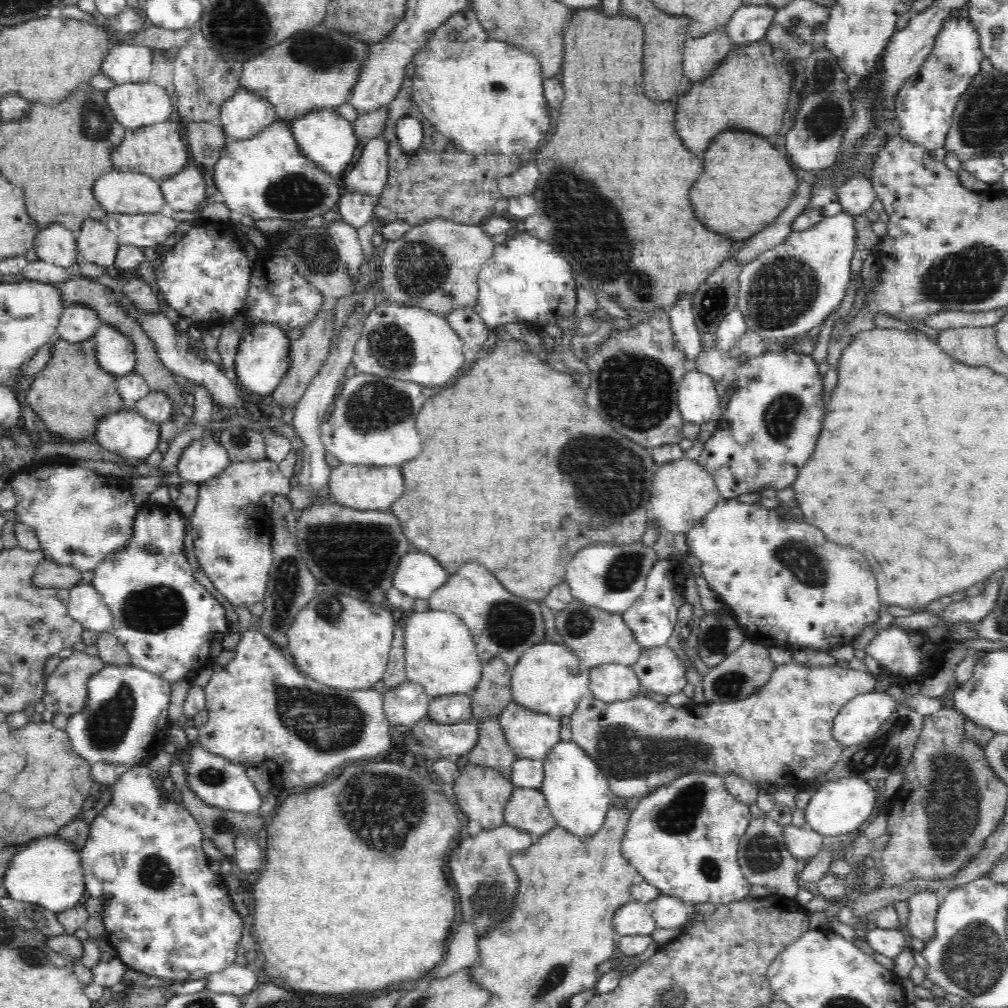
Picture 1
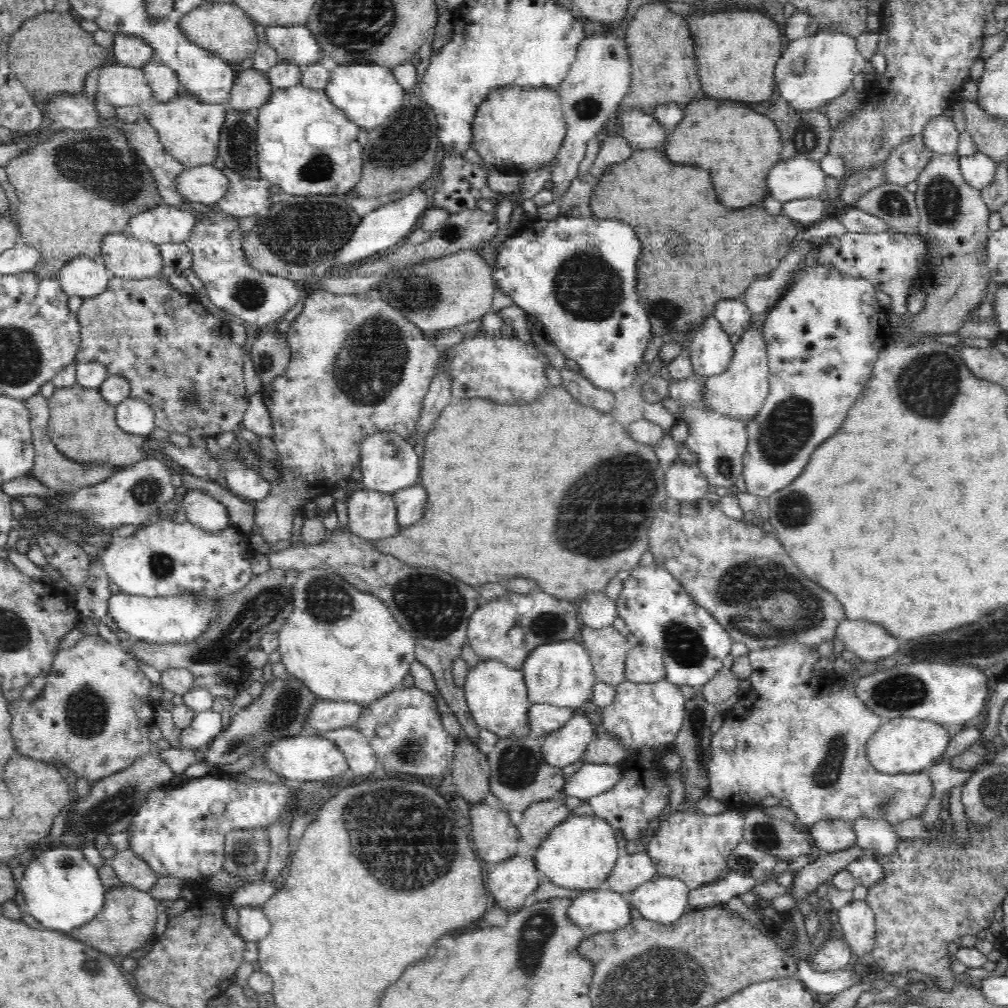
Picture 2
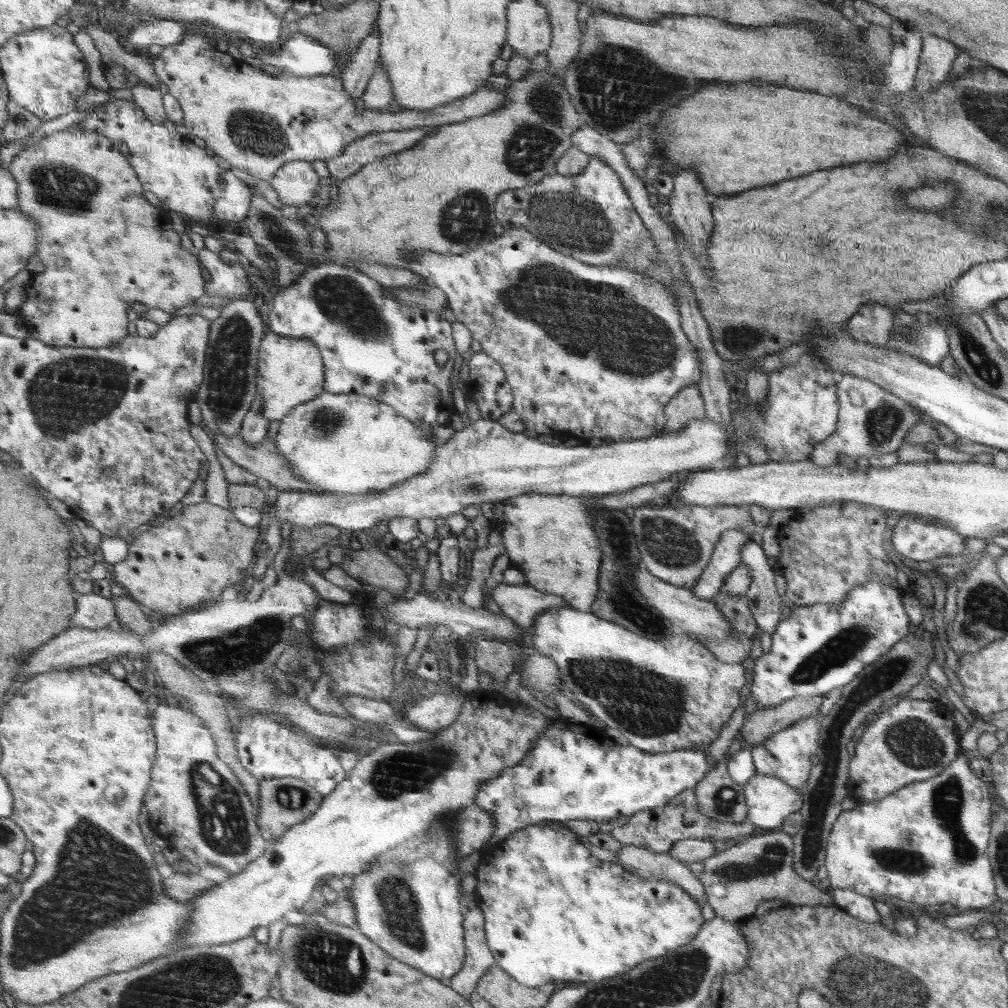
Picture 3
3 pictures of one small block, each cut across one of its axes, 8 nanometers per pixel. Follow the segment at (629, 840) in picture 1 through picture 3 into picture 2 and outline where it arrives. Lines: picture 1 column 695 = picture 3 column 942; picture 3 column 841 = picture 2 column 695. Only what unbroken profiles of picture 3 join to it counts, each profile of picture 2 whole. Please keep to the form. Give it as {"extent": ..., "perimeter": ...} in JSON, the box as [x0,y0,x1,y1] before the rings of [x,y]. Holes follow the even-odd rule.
{"extent":[645,809,743,890],"perimeter":[[[727,809],[714,815],[687,811],[667,814],[662,821],[655,825],[653,834],[645,845],[645,852],[650,855],[652,863],[656,865],[657,876],[678,877],[689,885],[689,890],[692,890],[721,879],[730,872],[727,860],[731,856],[731,852],[743,841],[743,828],[743,815],[739,810]]]}

